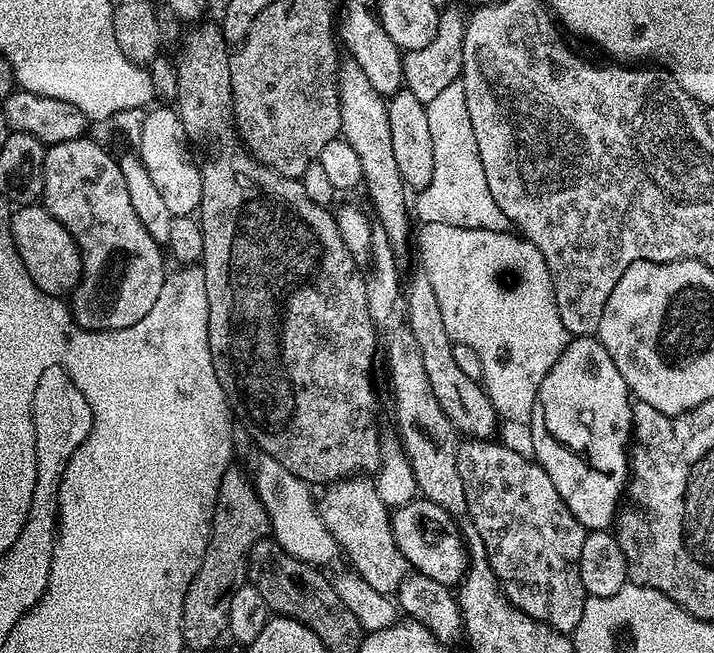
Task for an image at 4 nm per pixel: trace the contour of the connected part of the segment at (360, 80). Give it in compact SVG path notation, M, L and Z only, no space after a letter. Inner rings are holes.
M351 58L345 59L339 65L338 75L336 78L336 89L338 90L338 98L340 99L340 136L346 143L354 148L358 159L361 163L362 188L368 191L368 200L372 203L372 208L376 211L374 215L375 223L378 225L379 231L386 234L392 247L401 250L408 240L408 216L410 220L410 204L404 201L404 193L406 187L404 180L399 176L398 165L394 162L393 147L390 142L390 125L387 122L387 110L385 97L380 96L377 90L366 80L366 76L362 74L362 70Z

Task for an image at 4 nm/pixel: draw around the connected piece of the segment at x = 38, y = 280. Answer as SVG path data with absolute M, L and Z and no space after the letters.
M39 203L17 207L12 214L14 246L22 258L22 266L34 278L34 286L51 296L67 297L76 291L82 274L80 248L74 242L70 230L54 218Z

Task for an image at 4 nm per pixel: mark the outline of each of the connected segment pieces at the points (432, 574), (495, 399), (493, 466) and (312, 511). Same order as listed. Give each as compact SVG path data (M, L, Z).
M417 498L395 509L390 519L394 542L407 564L439 584L454 586L460 582L466 567L466 548L464 552L464 540L450 513L442 510L442 506L434 506L434 502Z
M446 222L421 223L420 227L420 260L422 271L430 280L434 288L435 297L438 298L439 309L442 312L442 322L448 331L451 341L470 346L474 354L478 354L478 362L482 362L482 385L485 394L489 396L492 408L497 417L504 422L522 422L527 425L532 418L532 411L536 405L538 386L542 378L550 370L562 354L562 350L569 342L566 326L562 326L562 318L558 314L558 302L554 302L554 282L550 278L550 270L546 266L546 258L542 258L542 250L515 231L499 232L498 230L478 230L477 228L463 228L462 226L446 226Z
M464 438L457 443L458 478L462 478L462 490L466 492L467 519L472 520L480 535L479 543L484 549L484 557L496 575L504 597L518 610L522 610L522 614L530 614L530 618L554 630L571 634L578 626L586 599L578 570L578 558L582 554L586 530L578 518L570 514L558 490L554 490L550 474L546 474L546 470L535 459L527 455L524 457L516 451L520 450L492 438Z
M256 454L253 458L250 479L252 487L256 490L256 497L260 499L268 515L271 539L275 540L278 546L282 546L286 554L317 566L335 562L336 556L341 555L341 550L330 530L326 530L317 501L314 499L313 489L305 480L290 474L286 466L263 454Z

